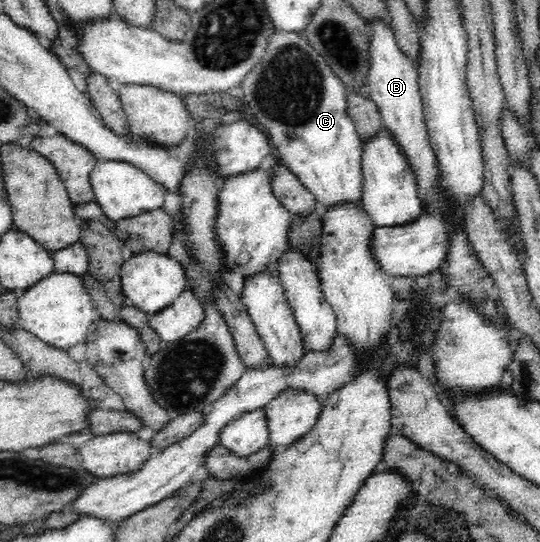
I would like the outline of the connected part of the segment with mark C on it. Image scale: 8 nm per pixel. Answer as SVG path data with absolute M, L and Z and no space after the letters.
M280 31L273 33L269 37L269 44L261 63L258 63L248 73L248 76L243 79L239 88L244 90L244 101L248 103L248 107L252 107L254 119L265 127L265 132L268 134L269 139L276 145L276 149L278 149L280 154L280 161L289 167L289 170L298 177L299 182L316 198L318 213L344 206L344 203L360 203L363 197L363 164L361 163L363 158L363 141L360 139L358 131L356 131L354 122L347 114L347 97L344 85L341 85L340 78L333 74L332 67L329 67L329 64L321 57L320 52L317 52L312 47L312 44L308 42L302 33L292 34Z

